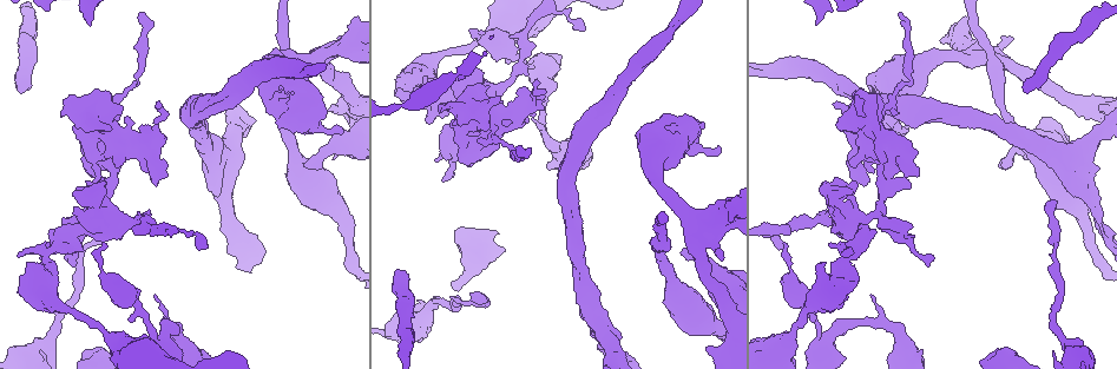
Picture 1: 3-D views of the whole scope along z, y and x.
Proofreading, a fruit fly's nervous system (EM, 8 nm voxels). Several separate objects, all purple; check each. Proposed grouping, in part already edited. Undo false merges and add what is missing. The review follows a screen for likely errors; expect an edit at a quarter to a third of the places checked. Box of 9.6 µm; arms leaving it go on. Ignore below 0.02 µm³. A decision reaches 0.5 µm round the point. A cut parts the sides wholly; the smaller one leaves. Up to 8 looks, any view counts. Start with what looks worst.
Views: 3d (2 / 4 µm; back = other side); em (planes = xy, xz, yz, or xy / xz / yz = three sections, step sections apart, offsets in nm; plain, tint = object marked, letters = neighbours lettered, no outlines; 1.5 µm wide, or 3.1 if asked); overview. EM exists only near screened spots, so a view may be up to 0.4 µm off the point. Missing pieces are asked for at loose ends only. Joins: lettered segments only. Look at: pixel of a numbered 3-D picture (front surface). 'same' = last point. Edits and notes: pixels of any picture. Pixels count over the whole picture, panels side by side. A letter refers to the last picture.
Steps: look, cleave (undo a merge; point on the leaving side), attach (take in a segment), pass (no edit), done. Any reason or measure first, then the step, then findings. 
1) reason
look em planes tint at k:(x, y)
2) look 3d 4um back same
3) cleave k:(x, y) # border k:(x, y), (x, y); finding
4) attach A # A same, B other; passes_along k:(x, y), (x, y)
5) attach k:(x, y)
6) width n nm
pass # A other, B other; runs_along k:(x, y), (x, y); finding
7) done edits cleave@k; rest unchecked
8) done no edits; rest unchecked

stops while still wide
look 3d 4um at 1:(1026, 92)

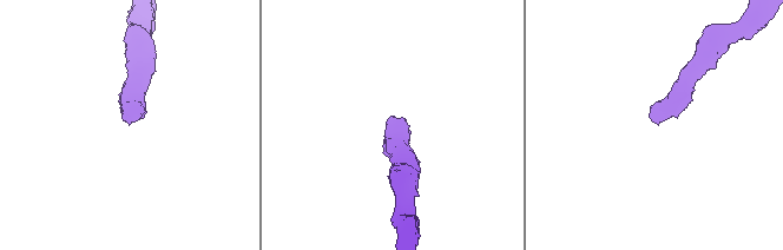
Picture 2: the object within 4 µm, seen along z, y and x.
look em planes plain at 2:(393, 122)

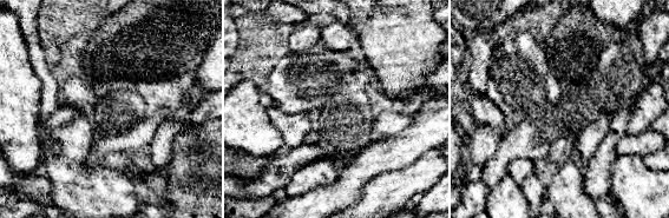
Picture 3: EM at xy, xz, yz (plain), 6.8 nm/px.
look em planes letters same

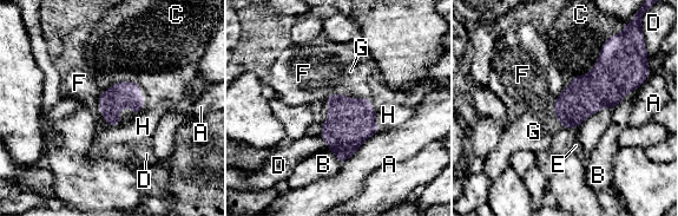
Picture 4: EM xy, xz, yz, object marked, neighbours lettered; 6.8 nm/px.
longest_contact A 360 nm
attach G # A other, B other, C other, D other, E other, F other, G same, H other; the cell continues

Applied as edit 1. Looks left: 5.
sudden change in width
look em xz step 8 tint at 1:(1068, 164)

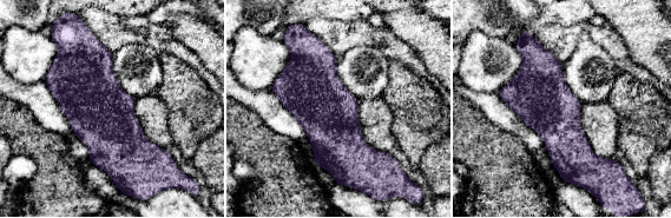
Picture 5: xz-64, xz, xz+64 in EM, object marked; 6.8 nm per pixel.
look em planes letters same

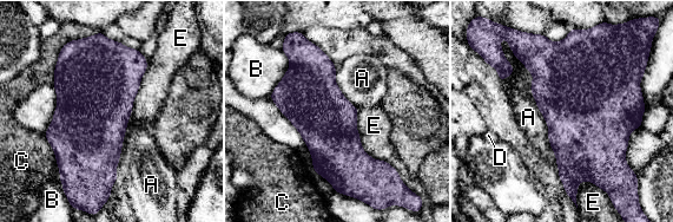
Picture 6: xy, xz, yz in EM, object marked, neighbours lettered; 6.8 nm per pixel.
width 400 nm
pass # A other, B other, C other, D other, E other; border 6:(513, 52), (532, 74), (558, 172); one cell here

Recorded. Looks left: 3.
thick end
look em planes letters at 1:(686, 116)

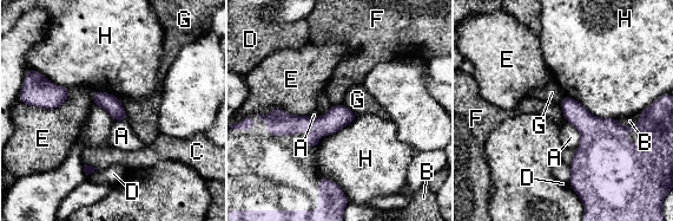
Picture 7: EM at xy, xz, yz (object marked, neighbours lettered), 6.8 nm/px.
pass # A other, B other, C other, D other, E other, F other, G other, H other; runs_along 7:(351, 116), (329, 123), (270, 122); none of them fits

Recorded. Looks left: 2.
done edits attach@4; rest unchecked

